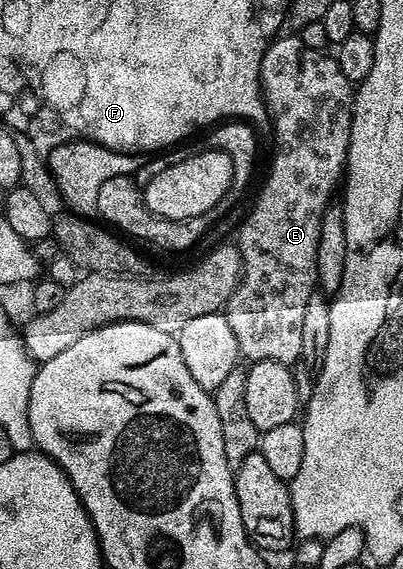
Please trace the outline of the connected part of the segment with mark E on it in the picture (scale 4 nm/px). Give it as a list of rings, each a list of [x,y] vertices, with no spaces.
[[[281,36],[270,42],[261,61],[261,92],[273,130],[273,163],[257,194],[257,203],[250,208],[235,239],[241,254],[241,279],[223,307],[227,324],[231,324],[231,332],[235,332],[235,341],[239,343],[241,358],[249,358],[250,363],[273,360],[292,367],[293,361],[296,363],[300,359],[303,315],[307,300],[311,300],[318,289],[315,252],[319,252],[319,230],[349,163],[355,93],[354,83],[339,72],[336,57],[329,55],[328,58],[327,55],[304,46],[300,37]]]

